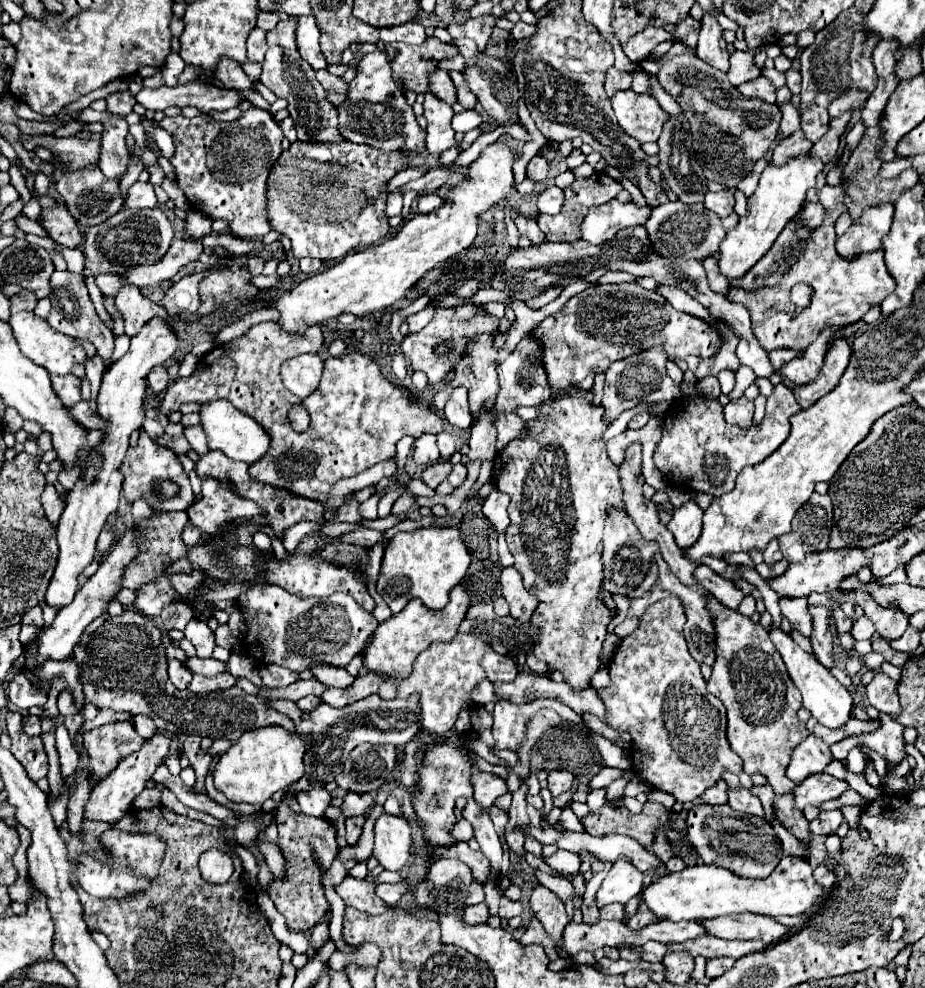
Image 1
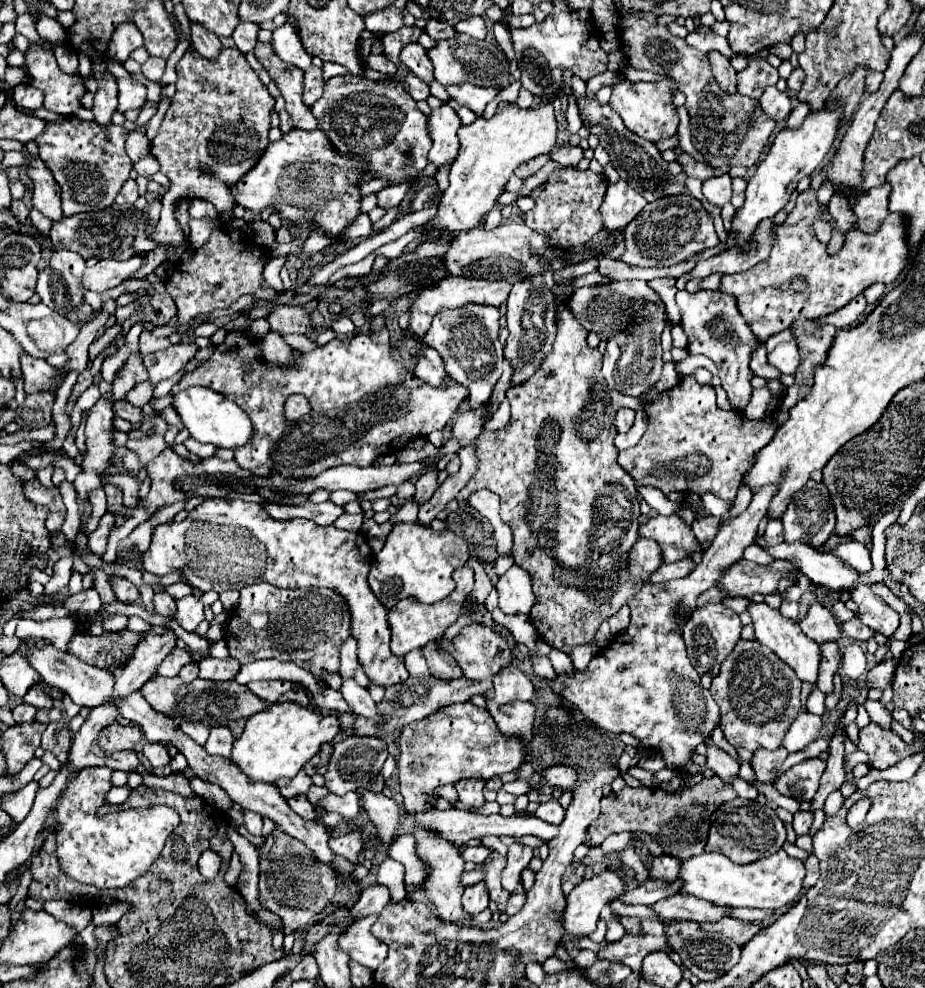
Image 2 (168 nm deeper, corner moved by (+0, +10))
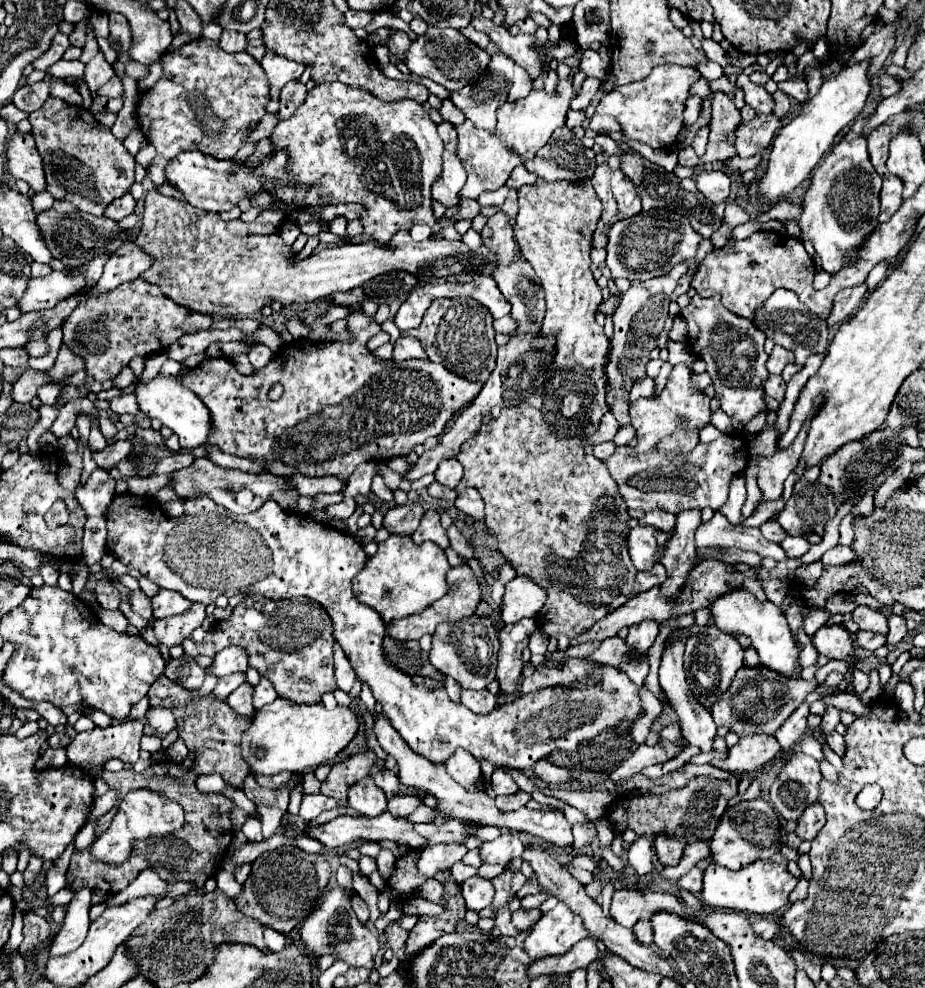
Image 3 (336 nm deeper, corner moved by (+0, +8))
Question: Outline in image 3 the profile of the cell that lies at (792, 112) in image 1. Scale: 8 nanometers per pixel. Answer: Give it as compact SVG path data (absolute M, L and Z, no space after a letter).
M740 74L740 76L736 78L736 86L744 92L746 104L748 104L750 108L754 108L756 114L770 114L770 112L772 112L774 100L772 100L772 96L764 90L764 86L752 84L746 74Z

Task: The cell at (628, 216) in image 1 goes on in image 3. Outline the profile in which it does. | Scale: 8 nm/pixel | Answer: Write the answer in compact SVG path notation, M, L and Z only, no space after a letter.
M622 170L612 172L612 194L618 202L618 214L622 218L630 218L640 212L640 198L634 184L624 176Z

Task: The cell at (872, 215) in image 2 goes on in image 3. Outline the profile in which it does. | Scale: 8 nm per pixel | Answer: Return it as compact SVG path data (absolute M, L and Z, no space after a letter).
M888 176L882 184L882 192L880 192L880 204L882 204L882 212L894 214L900 204L902 204L902 180L898 180L896 176Z

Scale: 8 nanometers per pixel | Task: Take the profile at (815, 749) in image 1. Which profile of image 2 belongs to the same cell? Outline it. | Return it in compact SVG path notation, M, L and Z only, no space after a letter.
M800 712L800 716L794 720L794 724L784 736L784 748L788 752L800 752L820 736L820 730L822 730L822 718L810 712Z

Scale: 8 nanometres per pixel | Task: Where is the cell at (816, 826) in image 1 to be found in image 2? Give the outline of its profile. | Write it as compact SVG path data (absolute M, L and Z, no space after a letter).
M796 812L792 826L794 826L796 834L800 836L800 834L808 834L810 832L812 822L814 822L814 814L812 812Z

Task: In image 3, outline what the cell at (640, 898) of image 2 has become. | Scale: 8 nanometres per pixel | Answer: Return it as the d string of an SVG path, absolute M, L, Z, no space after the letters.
M710 856L704 858L704 860L700 860L688 874L684 874L684 876L678 880L678 886L680 886L682 890L692 892L692 894L700 894L700 890L702 890L702 876L704 876L704 870L708 868L710 862L714 862Z

